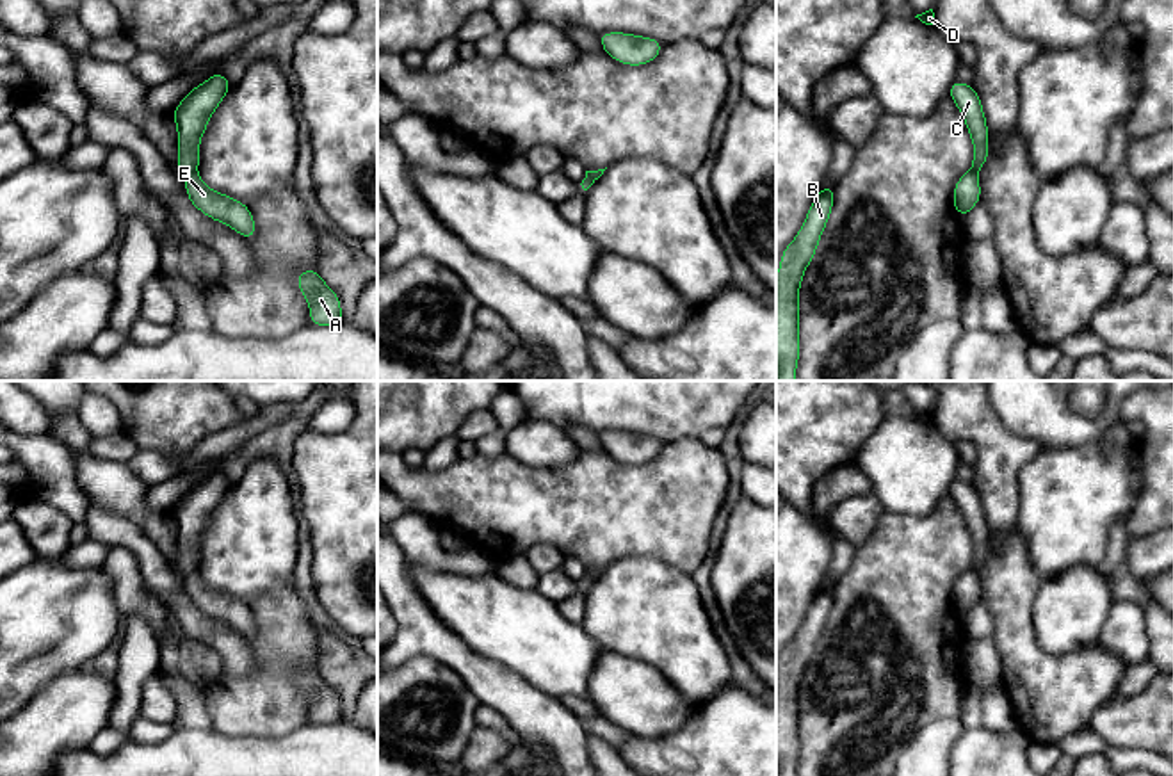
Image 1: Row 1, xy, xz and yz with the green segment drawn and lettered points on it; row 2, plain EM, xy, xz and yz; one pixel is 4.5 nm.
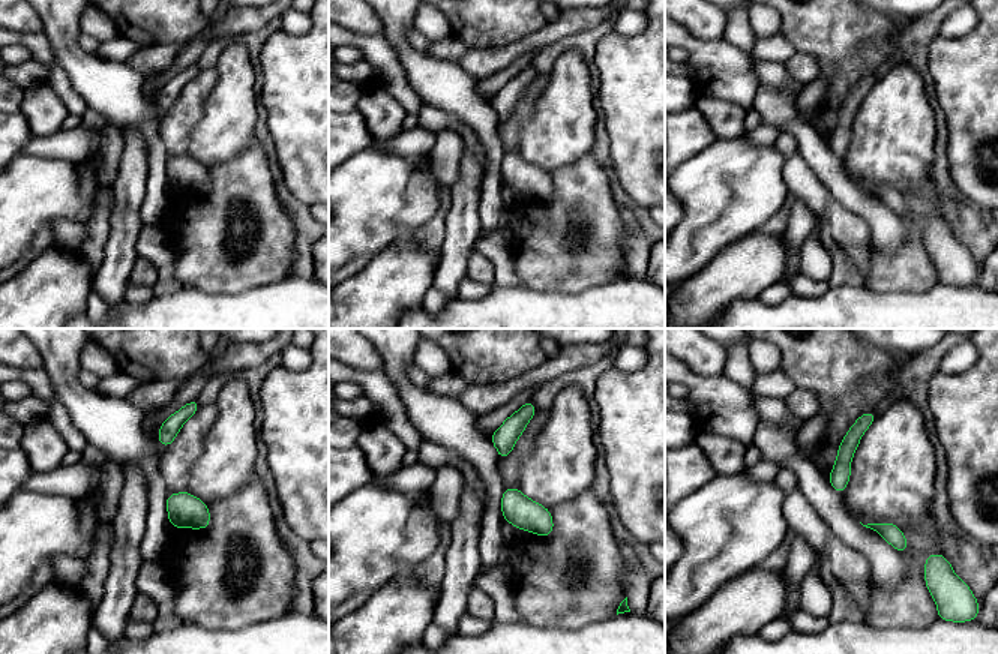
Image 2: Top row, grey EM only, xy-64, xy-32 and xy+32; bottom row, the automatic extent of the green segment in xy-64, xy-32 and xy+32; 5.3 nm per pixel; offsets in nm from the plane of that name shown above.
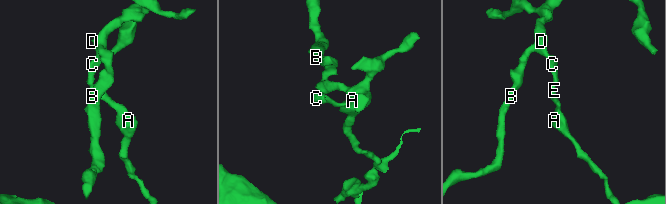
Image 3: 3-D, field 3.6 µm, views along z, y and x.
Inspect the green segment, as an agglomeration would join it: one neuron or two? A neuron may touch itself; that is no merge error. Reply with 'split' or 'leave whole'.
split

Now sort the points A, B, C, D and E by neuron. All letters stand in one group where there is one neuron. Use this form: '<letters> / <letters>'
A E / B C D

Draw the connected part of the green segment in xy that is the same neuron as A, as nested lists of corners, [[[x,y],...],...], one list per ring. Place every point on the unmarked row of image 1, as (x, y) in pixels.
[[[301,669],[295,682],[308,699],[310,723],[331,724],[344,719],[340,696],[324,682],[317,669]]]

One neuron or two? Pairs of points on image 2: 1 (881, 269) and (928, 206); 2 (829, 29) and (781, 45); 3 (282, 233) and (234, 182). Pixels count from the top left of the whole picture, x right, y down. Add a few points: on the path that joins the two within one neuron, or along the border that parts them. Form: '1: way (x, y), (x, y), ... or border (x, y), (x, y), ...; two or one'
1: way (899, 260), (916, 242), (916, 224); one
2: border (779, 33), (796, 51); two
3: way (270, 221), (245, 194); one

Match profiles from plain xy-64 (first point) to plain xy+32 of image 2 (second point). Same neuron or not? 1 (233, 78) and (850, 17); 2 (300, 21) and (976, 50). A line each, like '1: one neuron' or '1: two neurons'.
1: two neurons
2: two neurons

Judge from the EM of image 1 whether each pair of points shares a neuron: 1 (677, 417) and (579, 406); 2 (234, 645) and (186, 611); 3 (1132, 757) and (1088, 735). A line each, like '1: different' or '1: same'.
1: same
2: same
3: same

